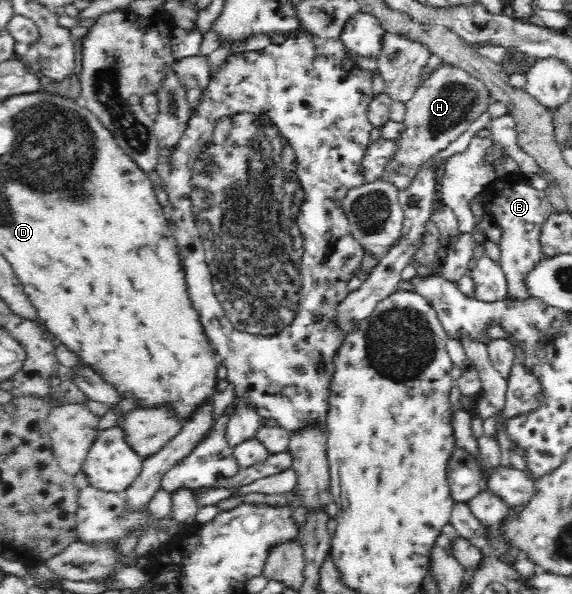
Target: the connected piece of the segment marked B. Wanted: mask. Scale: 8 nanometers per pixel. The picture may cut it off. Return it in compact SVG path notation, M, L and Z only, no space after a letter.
M506 181L502 189L496 185L488 185L479 193L485 217L496 223L501 229L501 239L498 243L501 256L499 266L504 271L508 282L508 296L513 299L526 299L528 290L524 286L524 277L540 261L544 255L541 246L541 231L543 225L556 212L544 190L536 189L530 183L522 181Z

